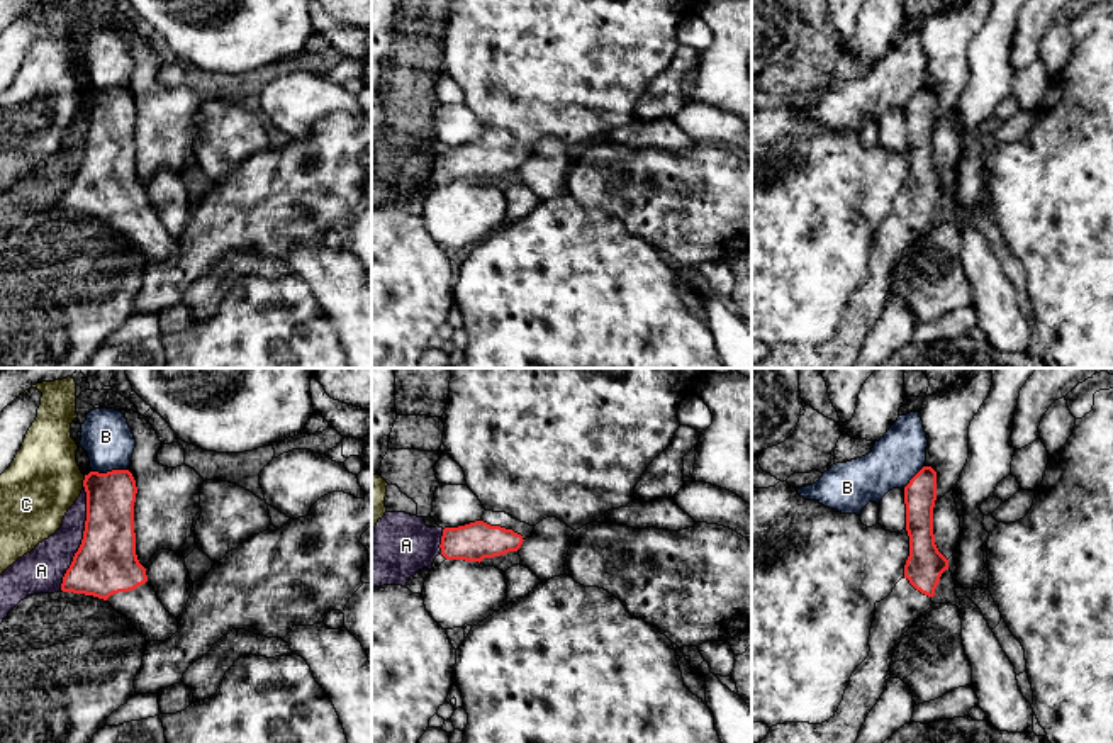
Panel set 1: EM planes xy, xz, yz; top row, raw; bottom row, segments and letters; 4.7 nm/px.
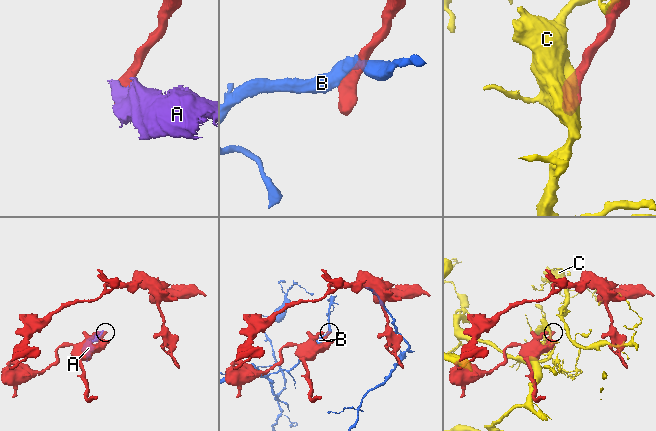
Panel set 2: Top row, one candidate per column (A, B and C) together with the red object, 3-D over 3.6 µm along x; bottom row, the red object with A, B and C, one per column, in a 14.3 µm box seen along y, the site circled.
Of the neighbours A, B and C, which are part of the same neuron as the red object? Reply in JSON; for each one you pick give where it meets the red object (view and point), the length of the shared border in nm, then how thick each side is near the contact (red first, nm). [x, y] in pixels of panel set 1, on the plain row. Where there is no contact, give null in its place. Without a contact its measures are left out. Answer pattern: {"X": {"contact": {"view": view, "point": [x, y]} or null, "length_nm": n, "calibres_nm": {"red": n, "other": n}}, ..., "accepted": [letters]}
{"accepted": []}

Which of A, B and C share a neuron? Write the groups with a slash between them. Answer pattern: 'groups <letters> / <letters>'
groups A / B / C

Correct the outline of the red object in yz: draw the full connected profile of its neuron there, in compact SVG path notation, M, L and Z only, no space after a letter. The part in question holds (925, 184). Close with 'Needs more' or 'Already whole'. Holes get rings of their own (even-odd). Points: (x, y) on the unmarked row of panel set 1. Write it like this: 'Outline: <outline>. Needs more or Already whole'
Outline: M923 87L904 107L909 176L904 197L892 212L875 222L869 256L869 277L855 288L833 338L821 344L787 343L772 346L755 368L853 368L870 329L891 300L896 261L931 227L948 180L938 171L933 154L937 92Z. Needs more

